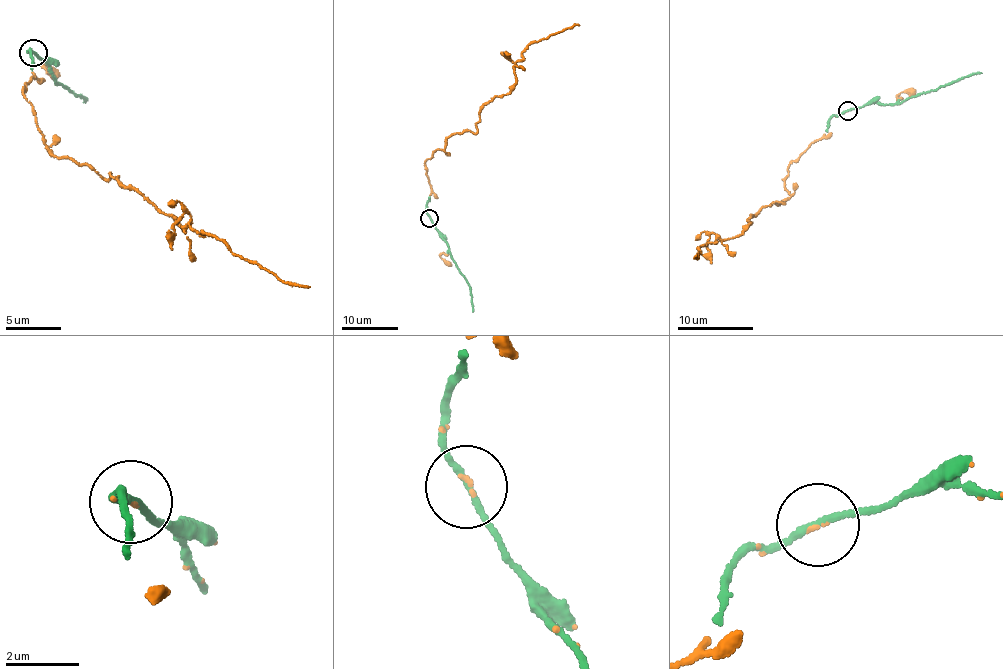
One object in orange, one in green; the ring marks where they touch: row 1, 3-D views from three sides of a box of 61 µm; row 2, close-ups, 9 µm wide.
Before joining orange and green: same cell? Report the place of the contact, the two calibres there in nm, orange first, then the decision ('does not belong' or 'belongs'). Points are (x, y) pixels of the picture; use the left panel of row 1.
(33, 53) | 60/150 nm | belongs

